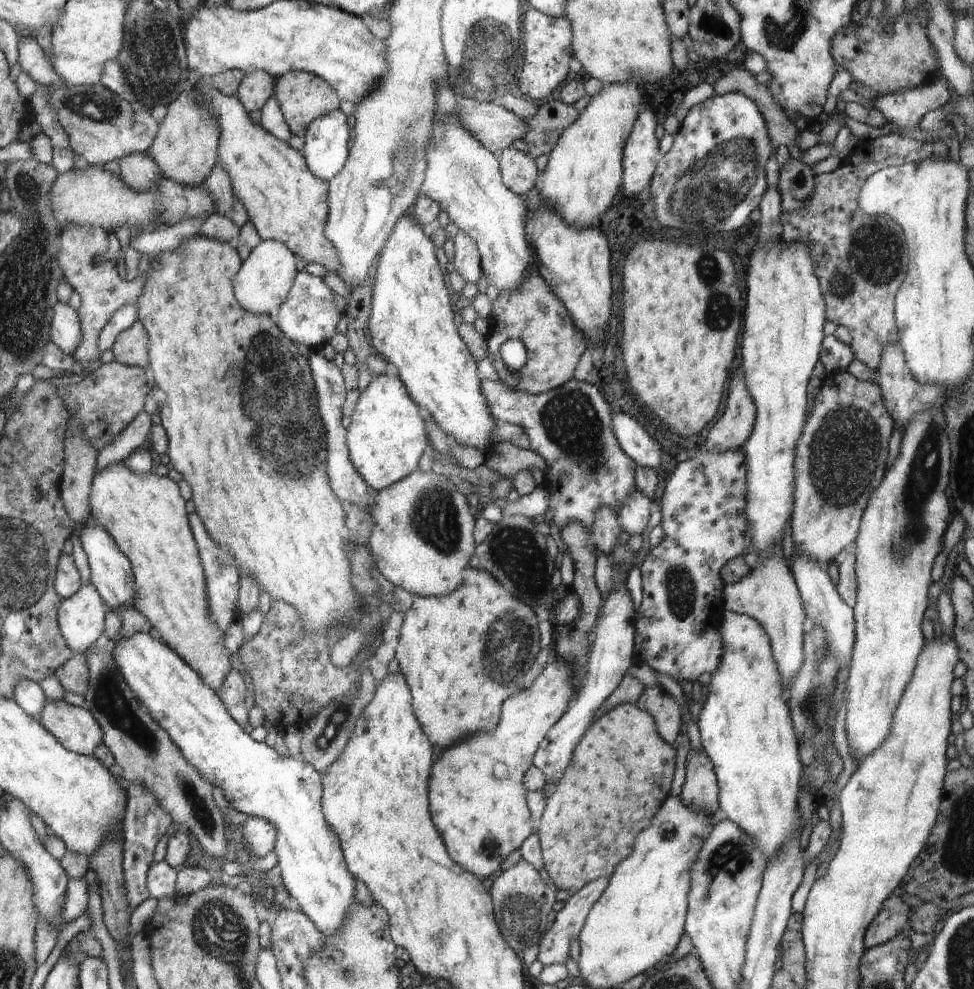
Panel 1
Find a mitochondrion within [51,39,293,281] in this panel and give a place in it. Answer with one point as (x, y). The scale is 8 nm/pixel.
(90, 106)

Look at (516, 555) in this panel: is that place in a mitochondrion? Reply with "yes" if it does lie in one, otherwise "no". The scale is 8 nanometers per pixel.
yes

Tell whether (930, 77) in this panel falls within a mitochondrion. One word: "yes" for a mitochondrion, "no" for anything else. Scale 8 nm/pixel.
no

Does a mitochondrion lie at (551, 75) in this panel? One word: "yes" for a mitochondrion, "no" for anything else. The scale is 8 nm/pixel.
no

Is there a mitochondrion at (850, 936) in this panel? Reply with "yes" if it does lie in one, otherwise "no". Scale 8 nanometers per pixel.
no

